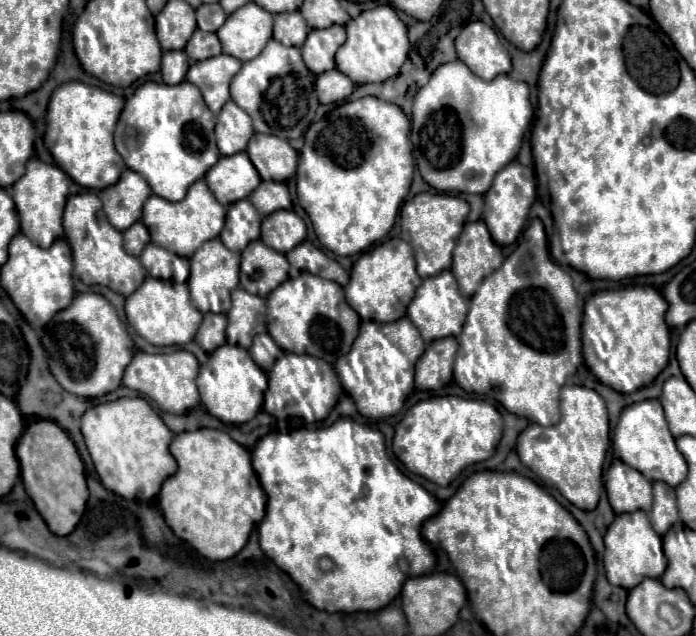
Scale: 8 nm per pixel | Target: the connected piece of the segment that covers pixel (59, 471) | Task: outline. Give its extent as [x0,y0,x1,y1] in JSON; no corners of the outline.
[16,420,88,536]

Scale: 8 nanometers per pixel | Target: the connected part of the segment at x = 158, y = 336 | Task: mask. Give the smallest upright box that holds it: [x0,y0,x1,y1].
[126,276,202,346]

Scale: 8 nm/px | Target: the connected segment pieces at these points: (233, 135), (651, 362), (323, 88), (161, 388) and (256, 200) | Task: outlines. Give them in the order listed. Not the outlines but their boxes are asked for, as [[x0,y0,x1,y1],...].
[[216,102,252,156],[582,286,670,392],[316,70,354,104],[124,350,200,414],[250,182,292,216]]

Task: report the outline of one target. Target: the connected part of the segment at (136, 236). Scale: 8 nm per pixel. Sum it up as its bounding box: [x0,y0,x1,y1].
[122,222,150,256]

